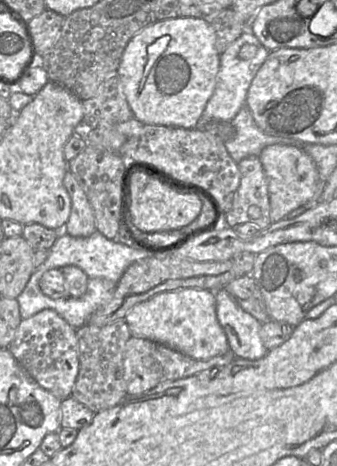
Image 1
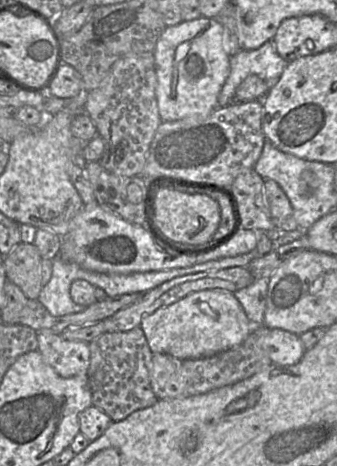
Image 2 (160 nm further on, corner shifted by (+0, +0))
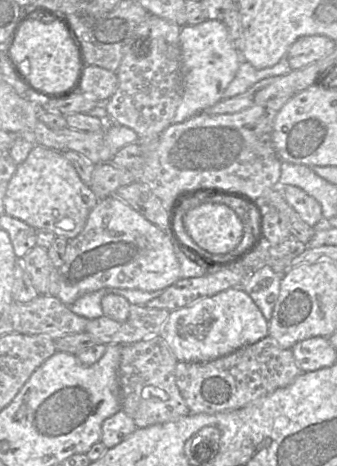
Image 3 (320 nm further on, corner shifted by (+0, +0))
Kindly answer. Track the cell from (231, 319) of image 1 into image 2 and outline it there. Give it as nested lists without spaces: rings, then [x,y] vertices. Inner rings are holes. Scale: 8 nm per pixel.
[[[254,325],[253,332],[258,336],[258,344],[275,365],[294,365],[306,352],[299,335],[295,333],[264,325]]]

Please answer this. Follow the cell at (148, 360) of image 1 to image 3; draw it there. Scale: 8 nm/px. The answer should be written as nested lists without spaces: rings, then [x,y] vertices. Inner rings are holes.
[[[267,336],[226,356],[205,363],[178,361],[176,384],[191,414],[215,414],[243,408],[291,384],[303,371],[297,366],[293,352]]]

